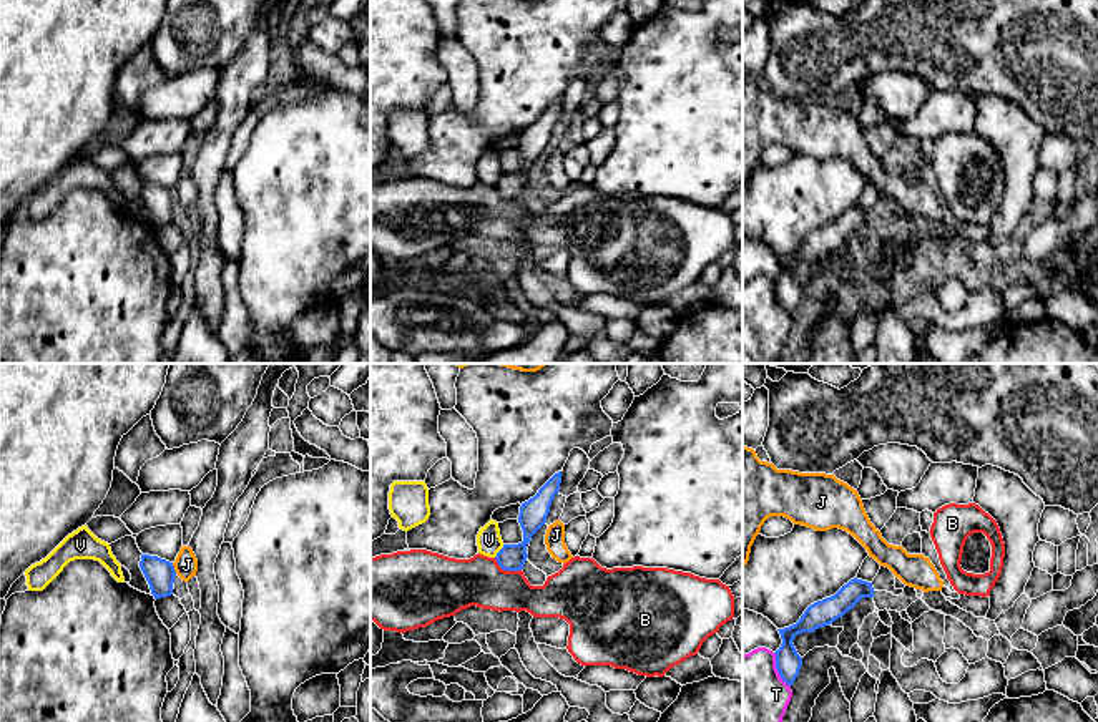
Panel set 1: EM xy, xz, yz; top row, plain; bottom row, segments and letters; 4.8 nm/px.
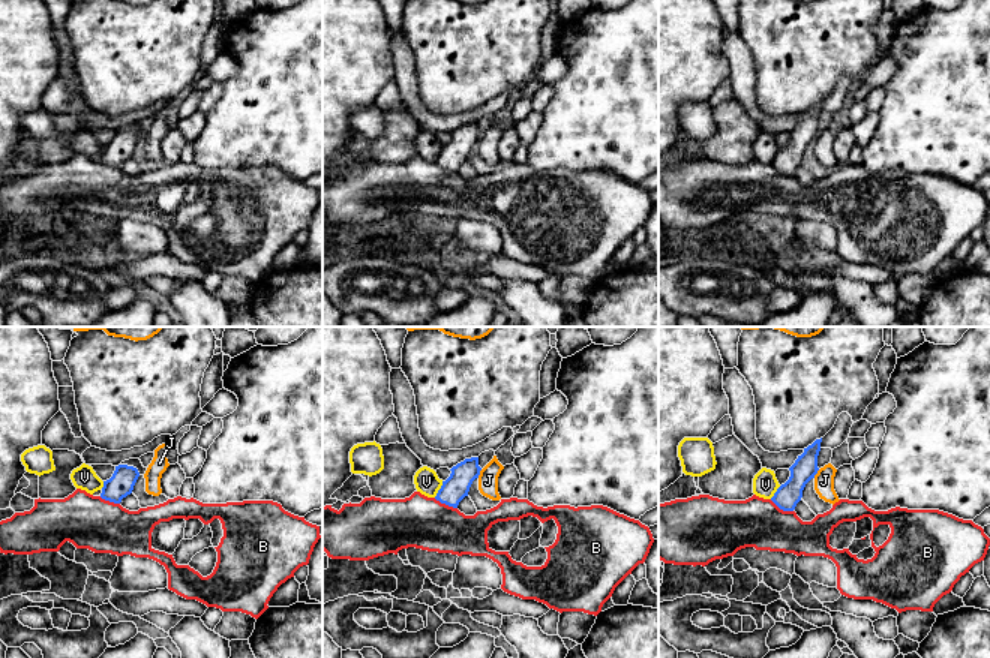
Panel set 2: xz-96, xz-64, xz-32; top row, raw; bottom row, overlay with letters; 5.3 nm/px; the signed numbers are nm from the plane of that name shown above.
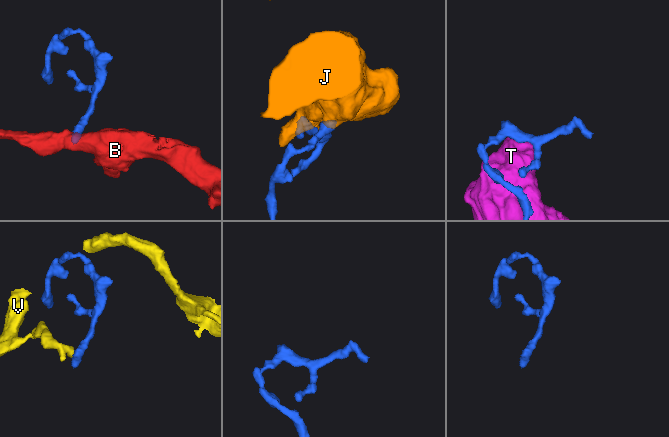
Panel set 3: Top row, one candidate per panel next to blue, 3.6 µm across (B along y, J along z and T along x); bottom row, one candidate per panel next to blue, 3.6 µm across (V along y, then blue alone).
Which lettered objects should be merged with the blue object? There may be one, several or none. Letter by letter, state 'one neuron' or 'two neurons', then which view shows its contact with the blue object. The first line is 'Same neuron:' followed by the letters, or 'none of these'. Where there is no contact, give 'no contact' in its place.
Same neuron: none of these
B: two neurons | xz
J: two neurons | xy
T: two neurons | yz
V: two neurons | xz

